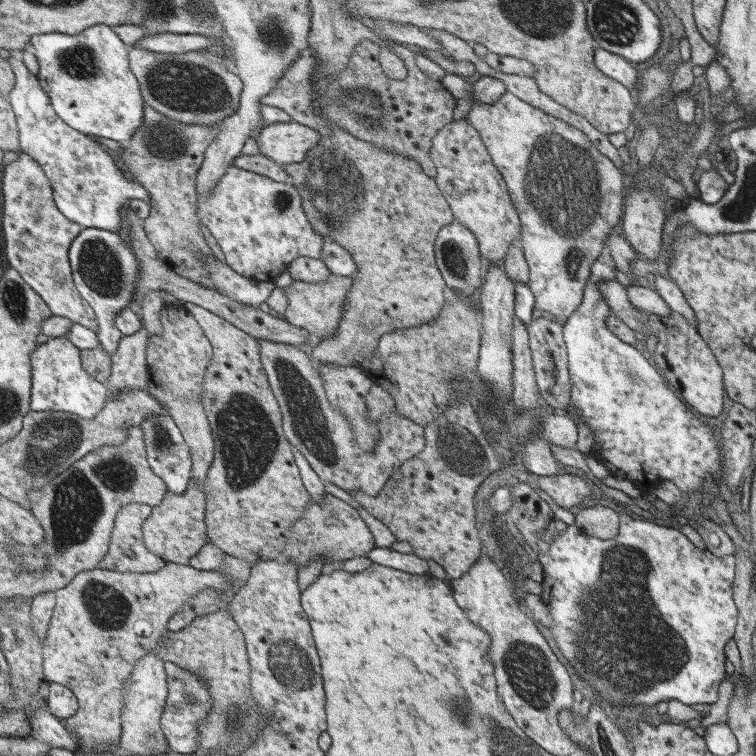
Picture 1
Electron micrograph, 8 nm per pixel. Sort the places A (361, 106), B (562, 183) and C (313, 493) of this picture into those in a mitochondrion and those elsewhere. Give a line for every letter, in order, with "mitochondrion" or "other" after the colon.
A: mitochondrion
B: mitochondrion
C: other

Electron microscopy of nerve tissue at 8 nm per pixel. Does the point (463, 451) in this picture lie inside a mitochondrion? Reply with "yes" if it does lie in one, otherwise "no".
yes

